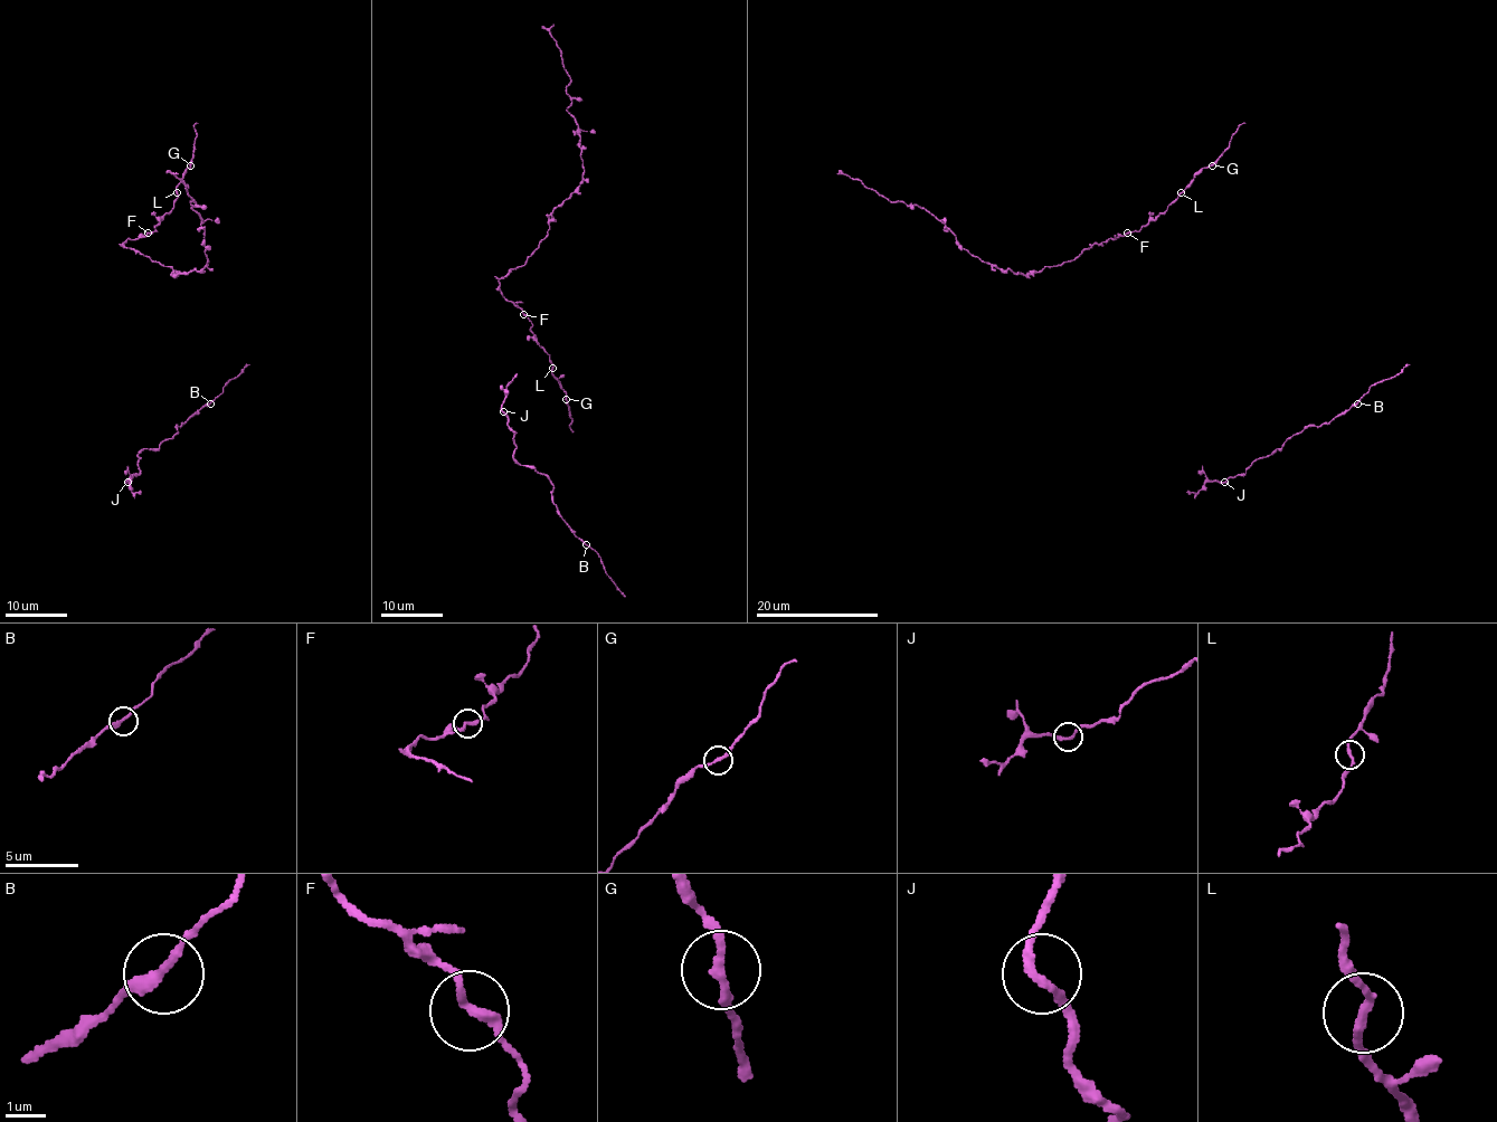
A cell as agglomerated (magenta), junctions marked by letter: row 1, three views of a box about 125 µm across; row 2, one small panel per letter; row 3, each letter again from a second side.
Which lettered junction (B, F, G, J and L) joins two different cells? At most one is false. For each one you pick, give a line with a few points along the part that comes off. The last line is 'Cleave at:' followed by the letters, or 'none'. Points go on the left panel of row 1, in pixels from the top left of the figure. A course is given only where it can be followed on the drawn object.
Cleave at: none

